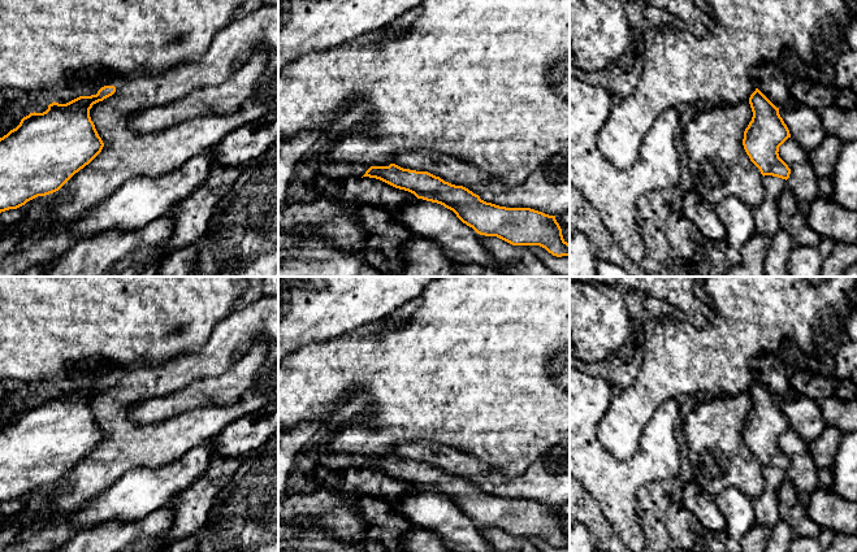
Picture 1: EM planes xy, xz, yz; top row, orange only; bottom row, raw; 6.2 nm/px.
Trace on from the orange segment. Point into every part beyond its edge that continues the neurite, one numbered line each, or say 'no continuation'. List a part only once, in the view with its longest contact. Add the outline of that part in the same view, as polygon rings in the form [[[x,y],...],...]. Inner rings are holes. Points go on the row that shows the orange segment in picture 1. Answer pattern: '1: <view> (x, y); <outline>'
no continuation

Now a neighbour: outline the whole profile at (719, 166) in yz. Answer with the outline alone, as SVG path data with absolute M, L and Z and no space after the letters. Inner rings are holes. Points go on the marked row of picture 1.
M749 101L700 107L681 130L692 188L713 207L728 196L756 209L765 197L763 175L746 155L743 139L752 121Z

